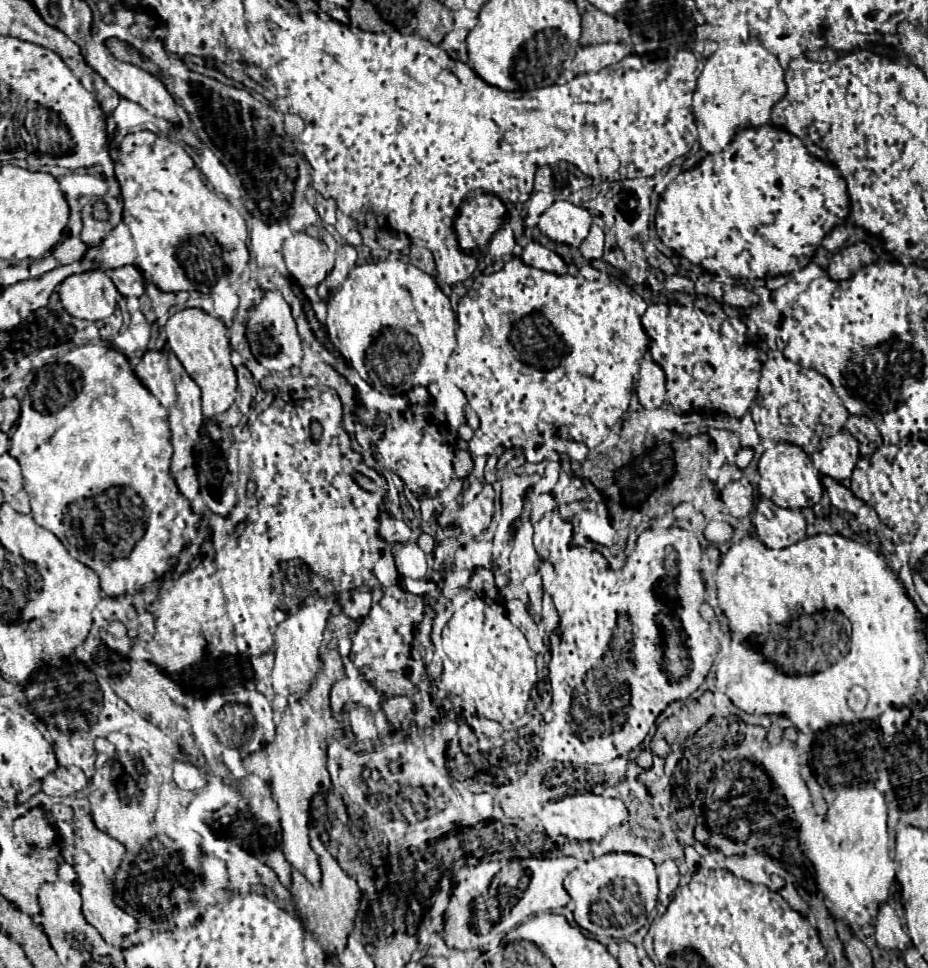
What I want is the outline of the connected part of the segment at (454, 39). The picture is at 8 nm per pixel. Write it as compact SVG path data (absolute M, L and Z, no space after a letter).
M453 29L449 31L445 37L443 37L443 47L447 49L447 53L453 57L453 59L459 59L459 61L467 61L467 51L465 51L465 31L459 31L459 29Z

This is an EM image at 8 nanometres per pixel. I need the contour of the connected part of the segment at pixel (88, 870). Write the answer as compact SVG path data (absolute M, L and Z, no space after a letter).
M75 817L71 821L73 825L73 833L79 837L77 841L73 841L73 849L75 853L71 855L73 861L69 863L73 873L75 873L75 883L79 887L79 895L81 895L81 901L83 901L83 919L97 931L97 935L109 943L109 945L117 945L119 939L125 935L125 933L131 933L135 931L135 917L119 911L115 905L113 905L113 895L111 895L111 889L109 889L109 883L111 883L111 877L117 869L117 865L121 863L121 857L125 855L125 849L121 843L113 841L111 837L107 837L105 833L101 833L99 829L95 829L89 821L89 817Z

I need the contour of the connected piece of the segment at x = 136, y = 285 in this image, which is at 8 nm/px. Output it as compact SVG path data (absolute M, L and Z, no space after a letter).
M123 265L123 267L117 267L117 269L105 271L105 273L109 273L109 279L113 281L113 285L117 287L117 291L123 297L141 297L143 295L145 279L143 279L143 273L137 267Z

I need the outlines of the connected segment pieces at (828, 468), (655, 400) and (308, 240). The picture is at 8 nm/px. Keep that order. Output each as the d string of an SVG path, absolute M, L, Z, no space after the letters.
M845 429L825 437L817 451L811 455L815 469L831 479L849 479L859 459L859 441Z
M645 357L641 361L641 373L637 381L637 399L645 409L657 409L665 401L667 391L667 379L659 363L655 363L651 357Z
M303 231L285 239L283 261L301 287L317 287L333 267L333 255L327 251L325 243Z

